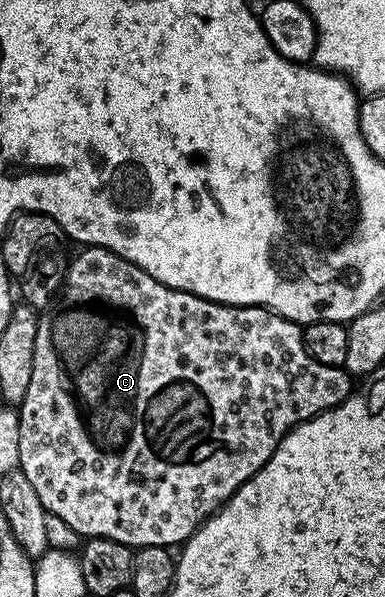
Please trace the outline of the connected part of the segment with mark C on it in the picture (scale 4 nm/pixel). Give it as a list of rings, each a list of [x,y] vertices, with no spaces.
[[[100,246],[80,251],[72,262],[70,259],[66,263],[62,289],[53,305],[39,316],[37,348],[33,348],[33,376],[29,379],[29,392],[25,392],[25,400],[17,408],[21,428],[19,469],[25,480],[33,484],[48,515],[52,519],[60,518],[73,533],[83,534],[84,539],[108,538],[132,548],[175,548],[192,538],[197,527],[224,506],[235,491],[271,459],[277,444],[281,444],[291,429],[344,402],[353,392],[353,378],[342,366],[326,366],[313,360],[303,343],[303,326],[277,312],[264,306],[230,306],[184,290],[174,290],[149,276],[149,272],[137,268],[137,264]]]

